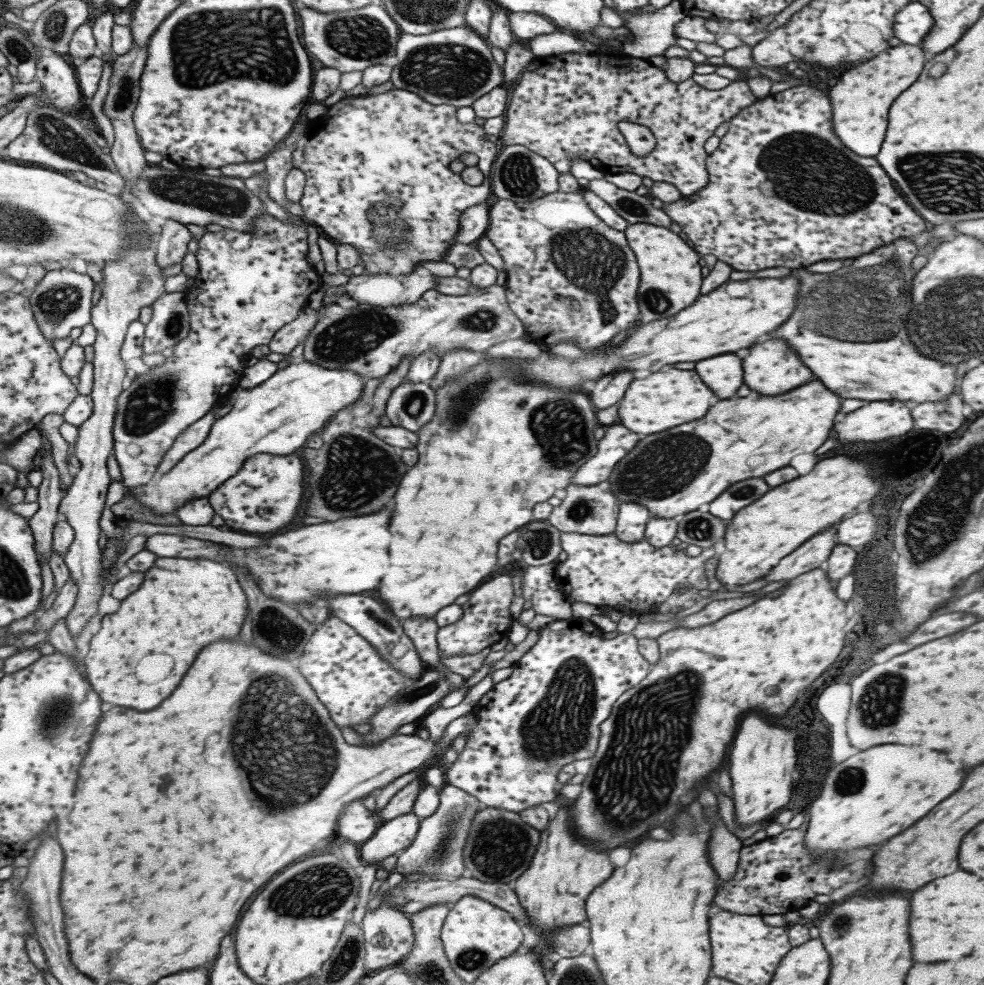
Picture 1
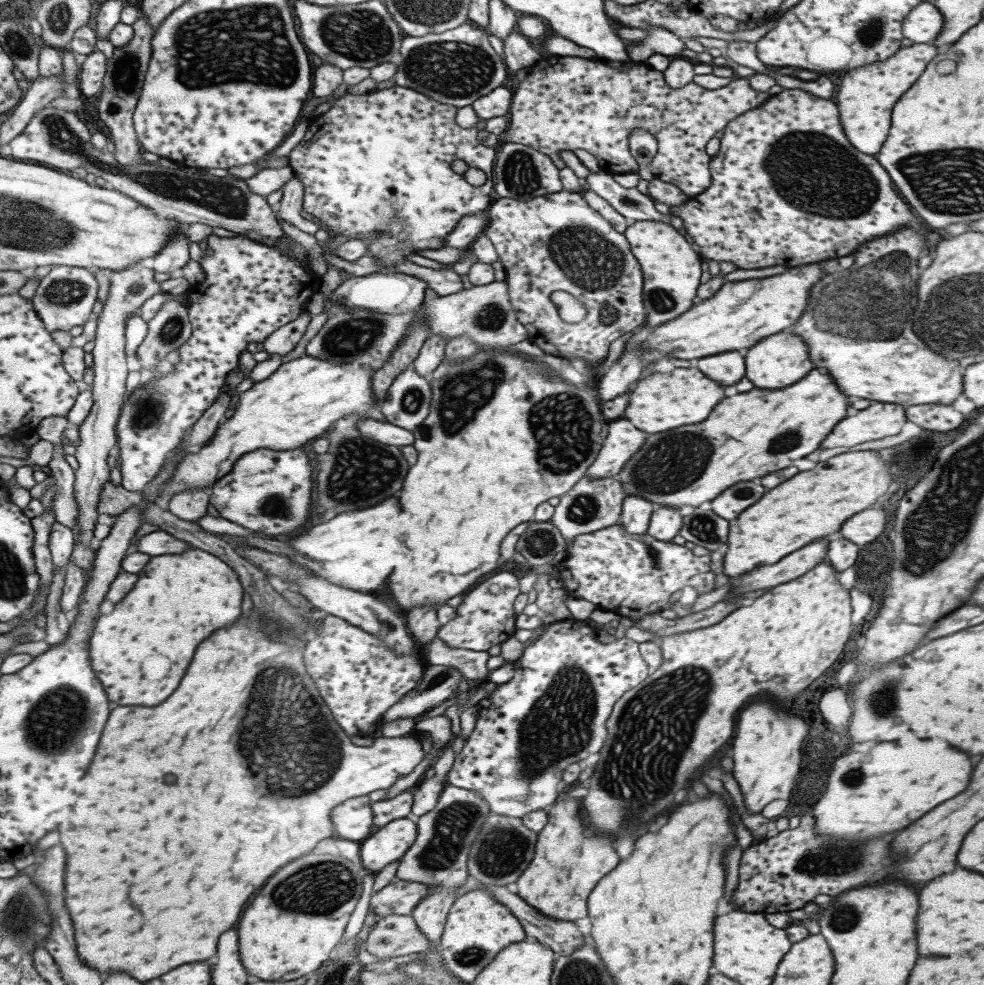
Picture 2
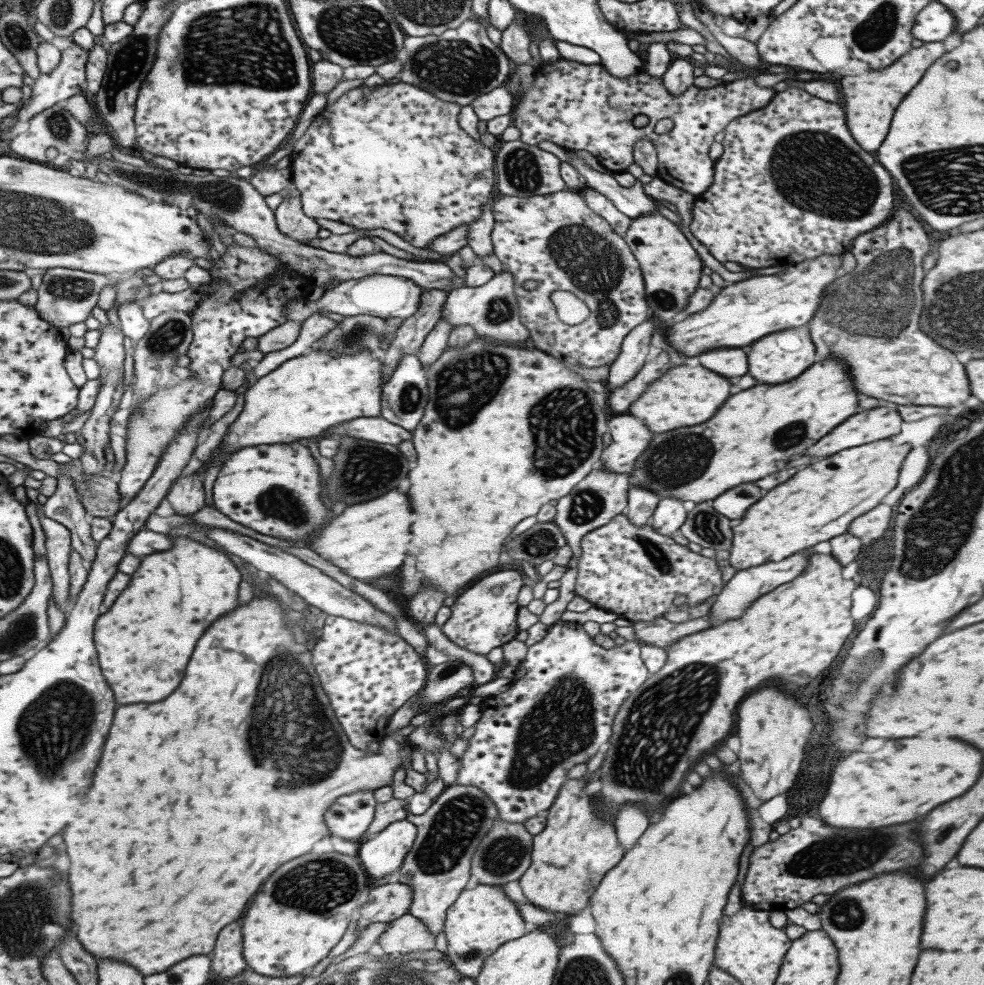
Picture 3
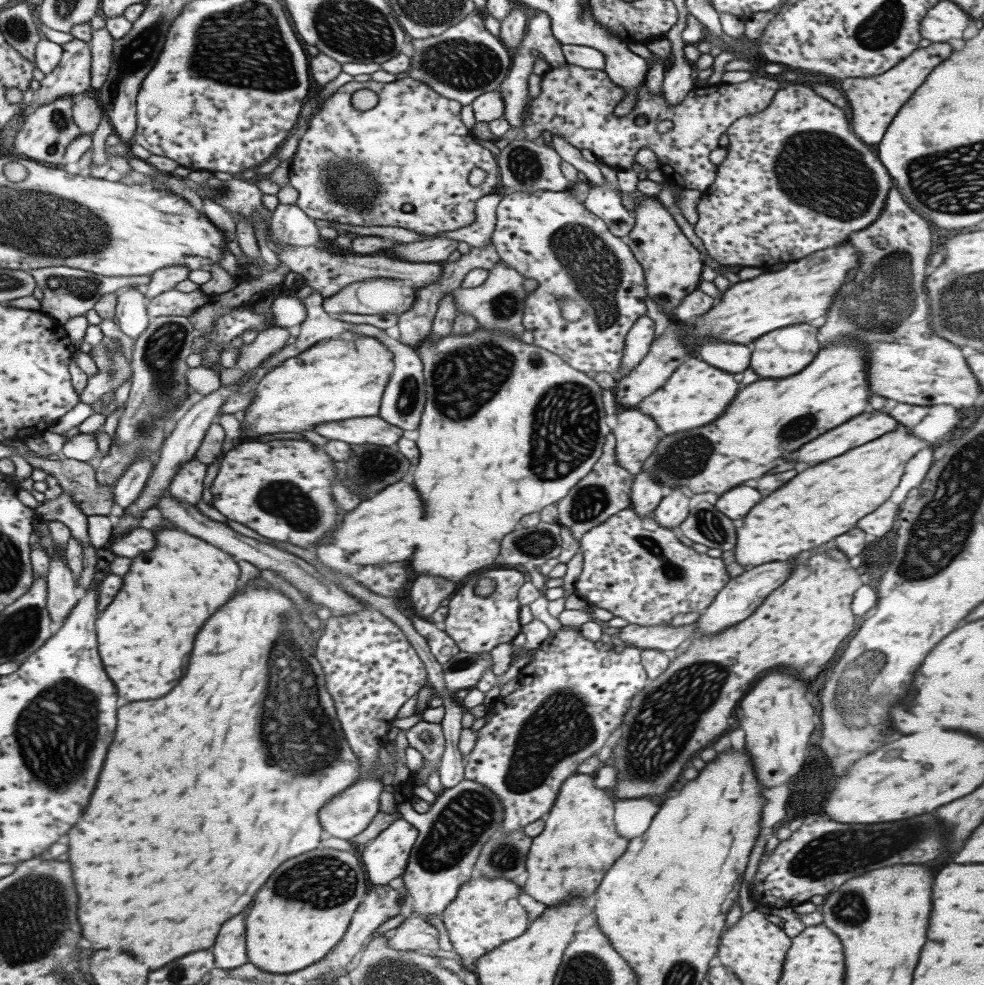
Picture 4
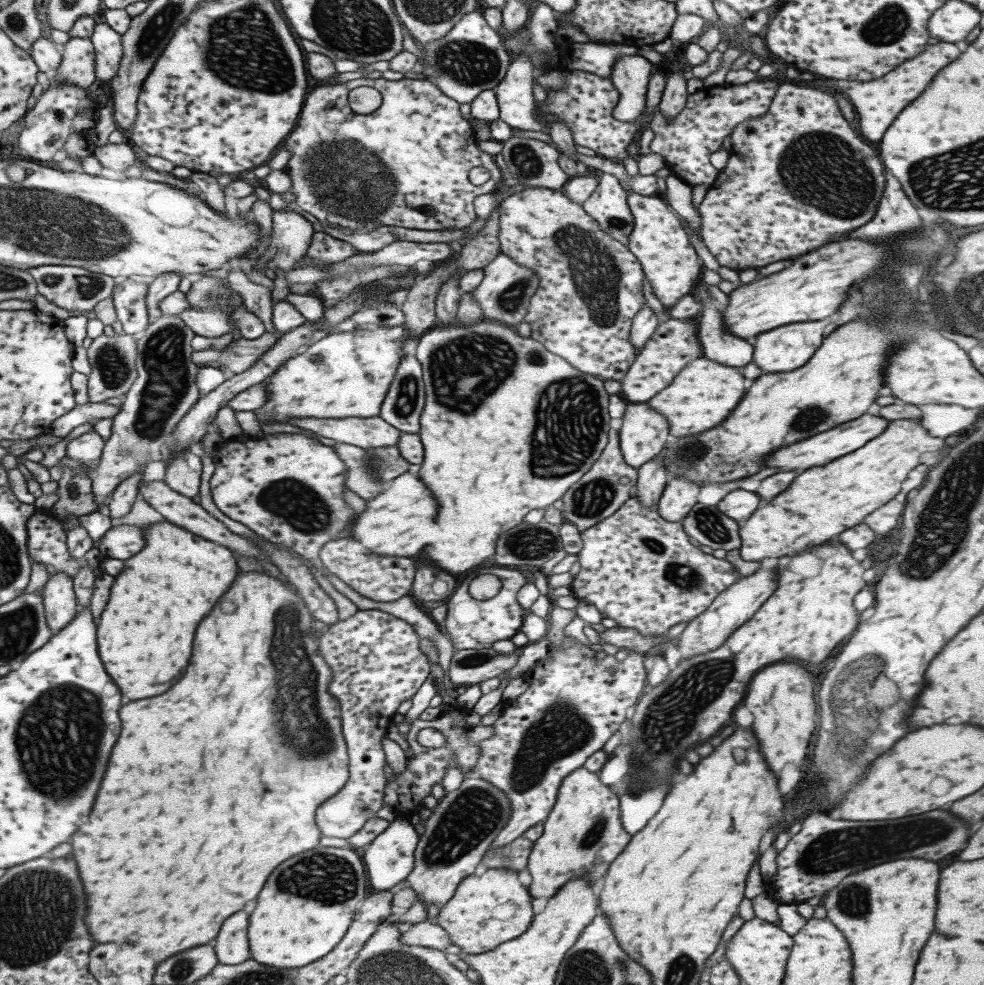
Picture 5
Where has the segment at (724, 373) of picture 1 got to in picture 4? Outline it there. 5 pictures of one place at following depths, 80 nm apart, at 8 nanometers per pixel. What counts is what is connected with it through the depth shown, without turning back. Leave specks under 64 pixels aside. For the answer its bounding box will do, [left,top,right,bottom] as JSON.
[696,339,750,374]

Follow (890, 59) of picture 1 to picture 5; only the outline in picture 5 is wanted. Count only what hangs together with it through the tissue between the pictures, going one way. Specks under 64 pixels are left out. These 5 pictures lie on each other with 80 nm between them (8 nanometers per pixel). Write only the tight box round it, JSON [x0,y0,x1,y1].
[827,42,959,142]

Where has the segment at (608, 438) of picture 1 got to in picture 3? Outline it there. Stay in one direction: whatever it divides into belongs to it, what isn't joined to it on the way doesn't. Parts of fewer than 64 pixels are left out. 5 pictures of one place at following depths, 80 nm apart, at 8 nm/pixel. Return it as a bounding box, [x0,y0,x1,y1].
[599,413,654,473]

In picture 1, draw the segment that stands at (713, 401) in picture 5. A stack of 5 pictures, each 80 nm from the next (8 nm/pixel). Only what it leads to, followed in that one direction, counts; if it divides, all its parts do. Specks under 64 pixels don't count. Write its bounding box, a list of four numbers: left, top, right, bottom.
[619,370,713,434]

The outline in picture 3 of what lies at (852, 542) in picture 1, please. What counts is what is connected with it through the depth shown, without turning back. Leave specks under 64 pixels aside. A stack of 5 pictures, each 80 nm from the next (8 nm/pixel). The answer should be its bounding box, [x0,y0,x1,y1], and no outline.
[847,503,891,540]

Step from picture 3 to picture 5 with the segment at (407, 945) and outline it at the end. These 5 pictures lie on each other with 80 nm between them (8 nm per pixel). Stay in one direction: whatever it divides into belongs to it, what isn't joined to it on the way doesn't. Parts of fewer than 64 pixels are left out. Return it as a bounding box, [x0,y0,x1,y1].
[399,921,451,951]

